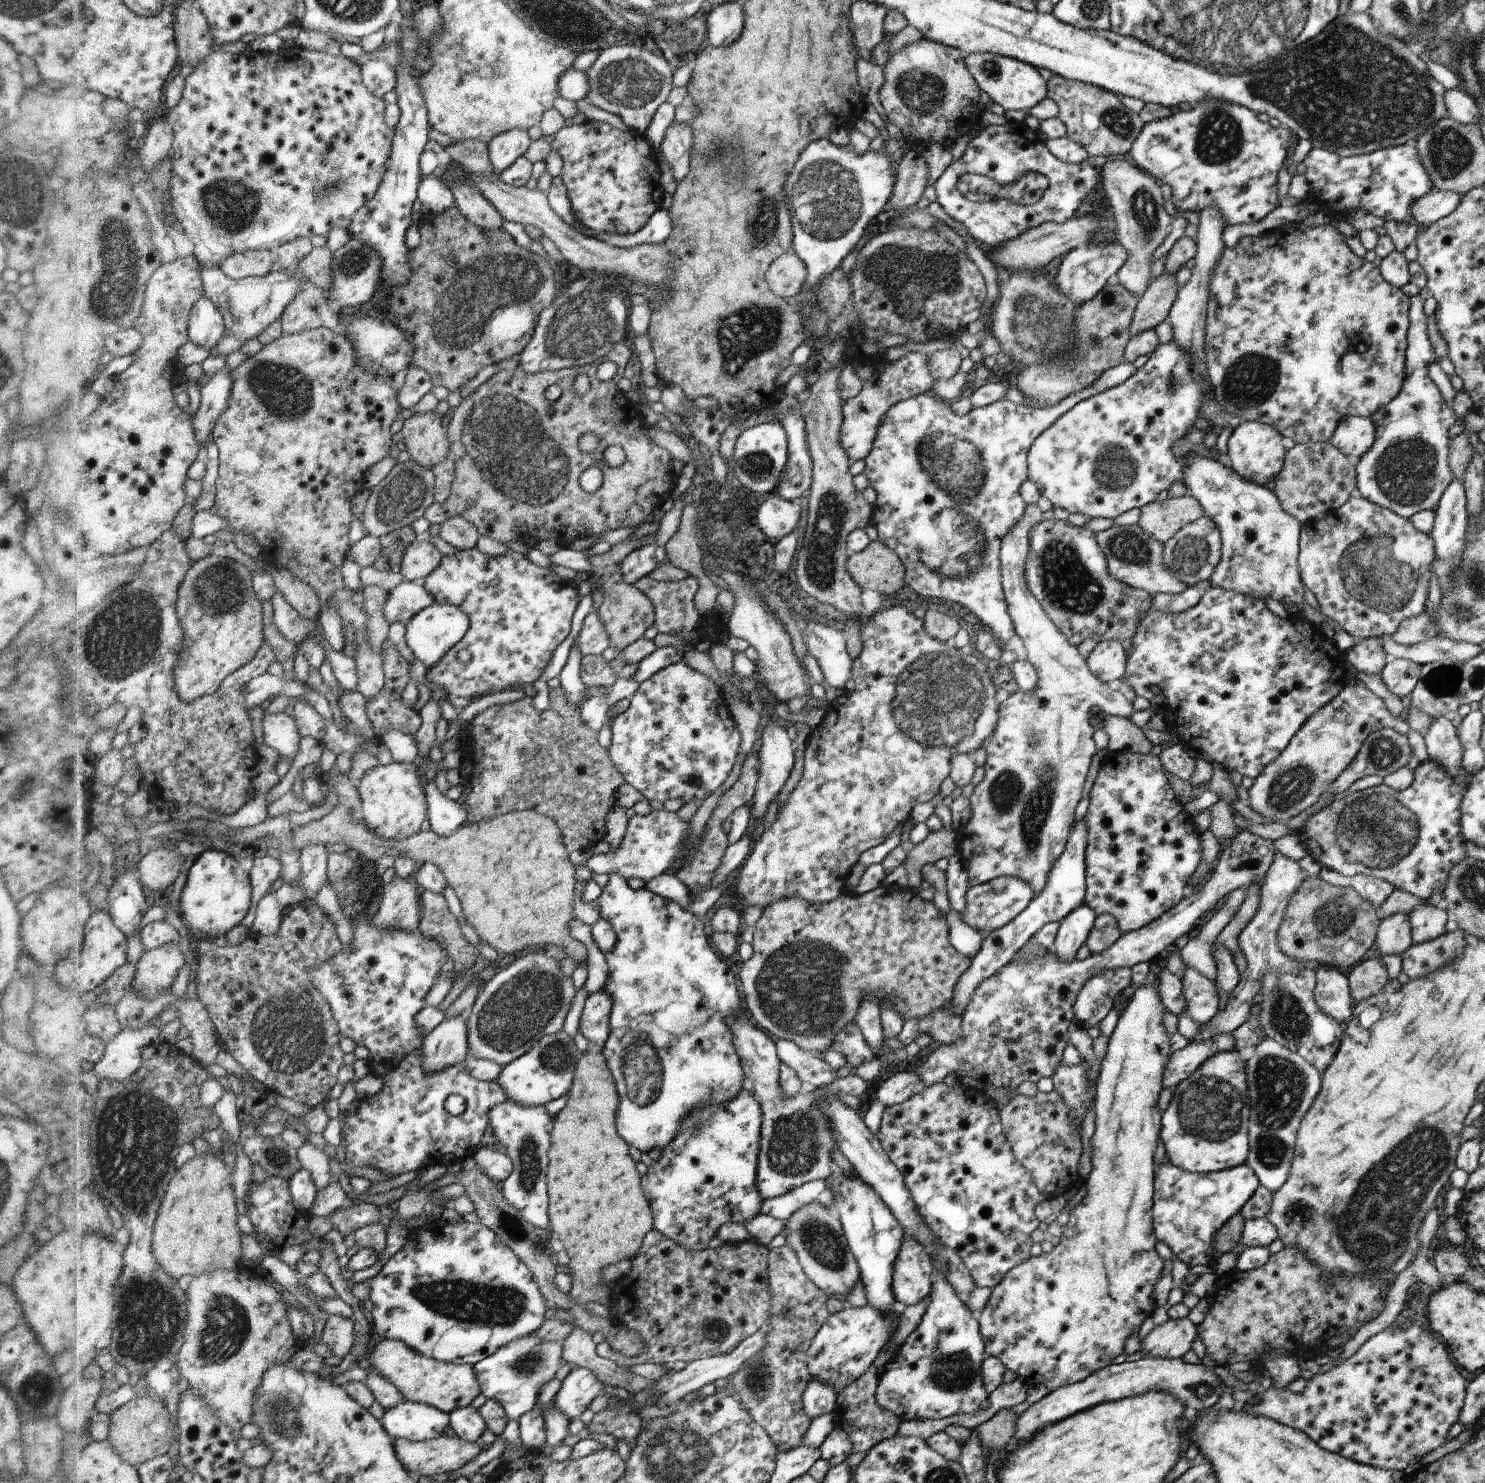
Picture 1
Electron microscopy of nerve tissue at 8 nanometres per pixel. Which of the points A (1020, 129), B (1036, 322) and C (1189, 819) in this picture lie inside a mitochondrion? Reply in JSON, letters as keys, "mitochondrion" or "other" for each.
{"A":"other","B":"mitochondrion","C":"other"}

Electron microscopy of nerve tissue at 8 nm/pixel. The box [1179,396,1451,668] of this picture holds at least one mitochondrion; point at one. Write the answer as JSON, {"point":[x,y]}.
{"point":[1378,572]}

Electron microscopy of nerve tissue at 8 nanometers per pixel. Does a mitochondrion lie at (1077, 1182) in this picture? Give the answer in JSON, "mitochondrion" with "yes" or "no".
{"mitochondrion":"no"}

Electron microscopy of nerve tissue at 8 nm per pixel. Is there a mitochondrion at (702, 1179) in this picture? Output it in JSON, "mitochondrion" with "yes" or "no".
{"mitochondrion":"no"}

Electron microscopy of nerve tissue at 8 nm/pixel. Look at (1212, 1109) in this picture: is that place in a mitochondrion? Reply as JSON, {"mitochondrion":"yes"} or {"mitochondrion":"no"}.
{"mitochondrion":"yes"}

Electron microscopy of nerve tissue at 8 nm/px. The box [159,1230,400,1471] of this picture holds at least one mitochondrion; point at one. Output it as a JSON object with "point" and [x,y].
{"point":[225,1324]}

